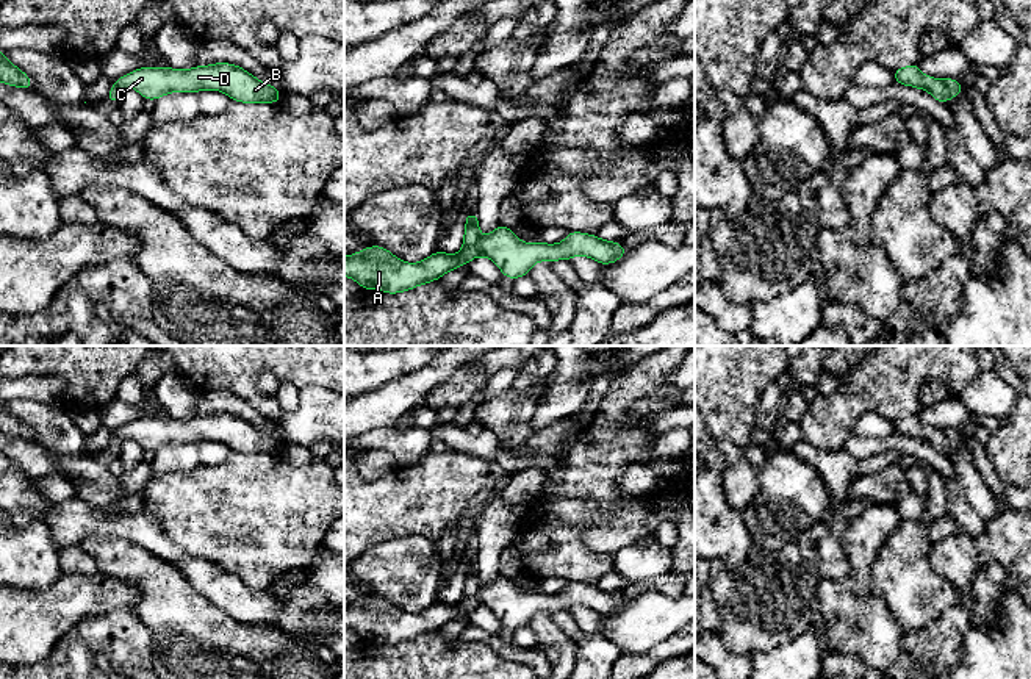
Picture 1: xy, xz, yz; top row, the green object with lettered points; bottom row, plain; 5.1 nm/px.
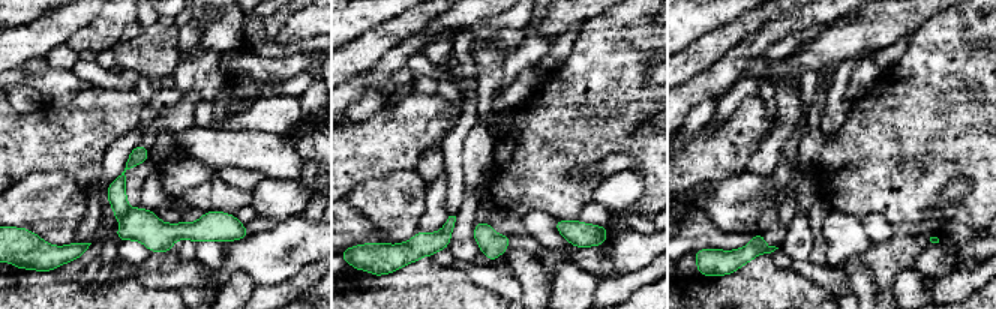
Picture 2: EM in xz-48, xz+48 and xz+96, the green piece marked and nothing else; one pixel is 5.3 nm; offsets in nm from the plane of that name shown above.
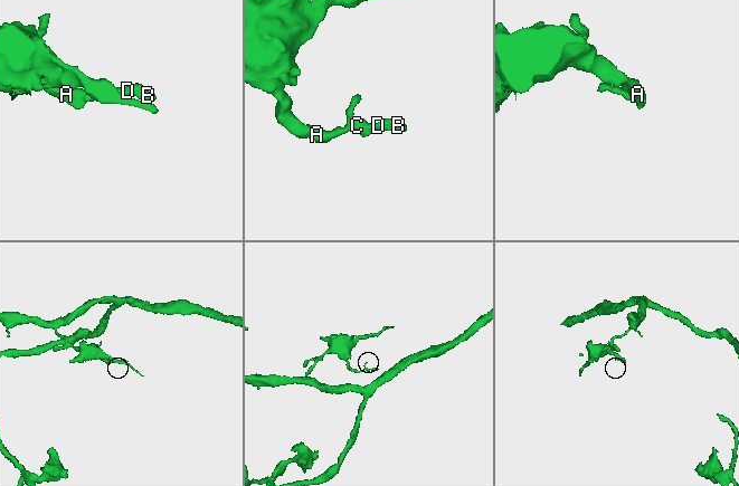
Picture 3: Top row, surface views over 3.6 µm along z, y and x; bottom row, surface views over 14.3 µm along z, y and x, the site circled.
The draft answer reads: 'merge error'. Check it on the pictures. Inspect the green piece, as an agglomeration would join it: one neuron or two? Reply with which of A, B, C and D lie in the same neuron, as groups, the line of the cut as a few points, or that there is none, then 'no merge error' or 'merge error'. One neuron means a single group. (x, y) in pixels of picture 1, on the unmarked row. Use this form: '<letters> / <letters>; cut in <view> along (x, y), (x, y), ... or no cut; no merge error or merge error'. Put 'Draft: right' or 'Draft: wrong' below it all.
A B C D; no cut; no merge error
Draft: wrong

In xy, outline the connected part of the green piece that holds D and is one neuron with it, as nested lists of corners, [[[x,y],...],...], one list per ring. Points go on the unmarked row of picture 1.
[[[216,413],[194,416],[189,421],[172,418],[139,418],[117,430],[106,449],[117,454],[127,438],[135,438],[145,451],[156,451],[169,443],[194,443],[213,440],[225,443],[241,454],[277,454],[282,446],[272,435],[260,432],[239,416]]]

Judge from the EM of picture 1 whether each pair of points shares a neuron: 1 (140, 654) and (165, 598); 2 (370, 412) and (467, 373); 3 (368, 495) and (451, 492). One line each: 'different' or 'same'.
1: different
2: different
3: same

